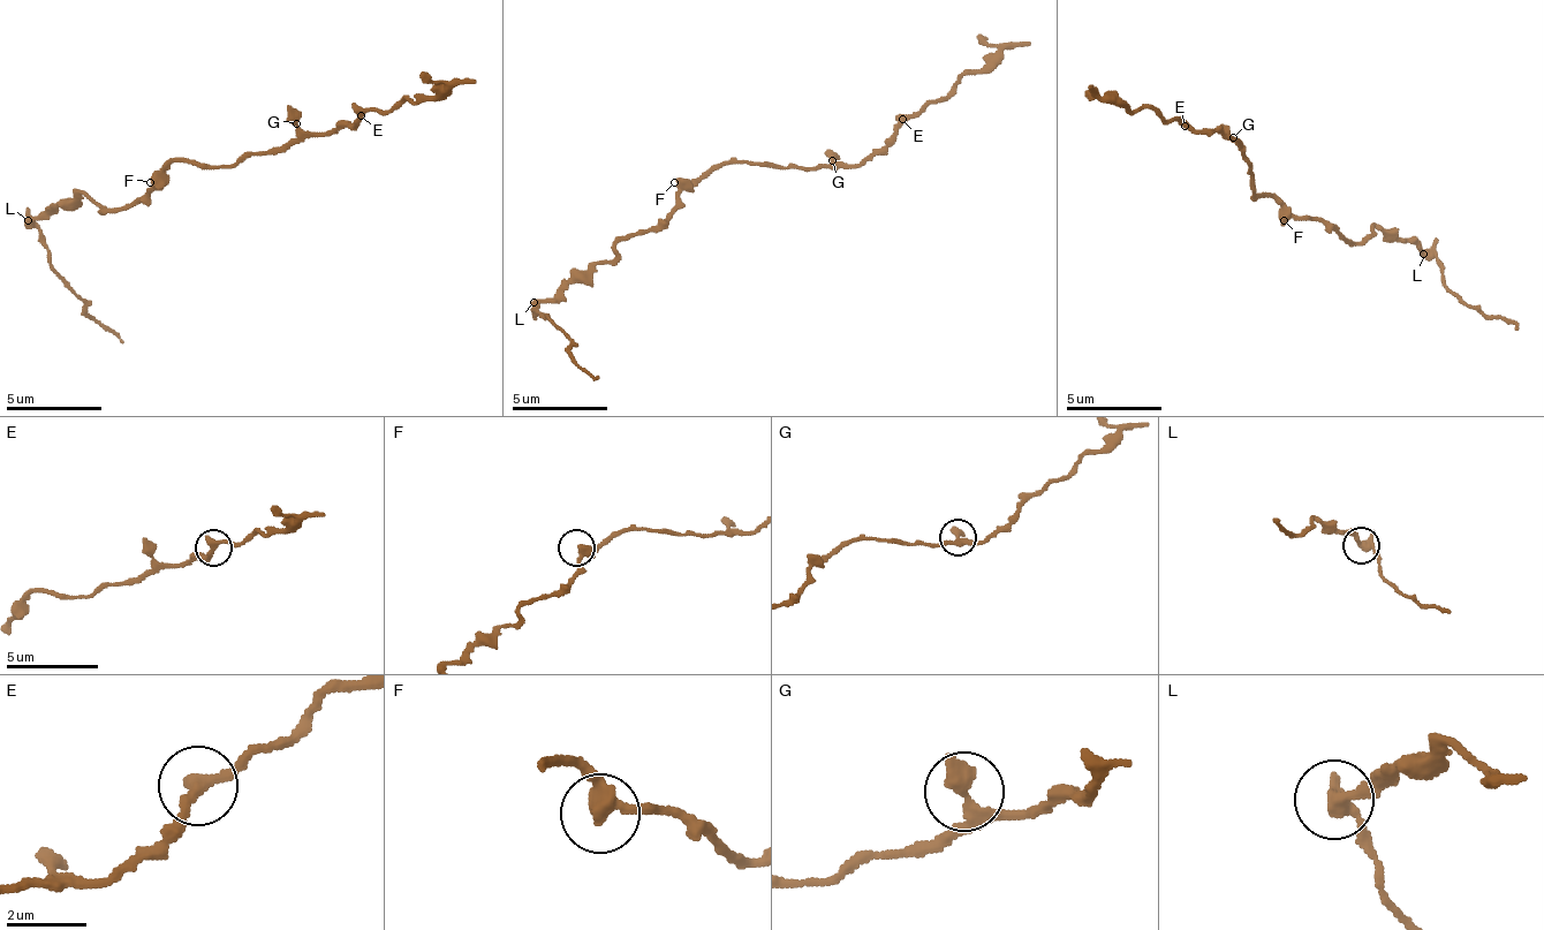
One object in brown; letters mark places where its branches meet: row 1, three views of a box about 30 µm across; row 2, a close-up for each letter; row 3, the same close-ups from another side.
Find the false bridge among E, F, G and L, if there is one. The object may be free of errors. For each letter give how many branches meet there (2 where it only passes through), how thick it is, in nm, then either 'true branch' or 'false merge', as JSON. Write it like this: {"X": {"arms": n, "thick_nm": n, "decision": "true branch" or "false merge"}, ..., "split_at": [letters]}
{"E": {"arms": 2, "thick_nm": 300, "decision": "true branch"}, "F": {"arms": 2, "thick_nm": 400, "decision": "true branch"}, "G": {"arms": 2, "thick_nm": 360, "decision": "true branch"}, "L": {"arms": 2, "thick_nm": 320, "decision": "false merge"}, "split_at": ["L"]}

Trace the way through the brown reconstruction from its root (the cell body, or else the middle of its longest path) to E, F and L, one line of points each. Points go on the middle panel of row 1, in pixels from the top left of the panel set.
E: (701, 181), (723, 164), (776, 163), (781, 168), (858, 166), (902, 119)
F: (701, 181), (680, 178), (674, 182)
L: (701, 181), (679, 195), (679, 204), (655, 227), (626, 236), (608, 263), (568, 280), (542, 301), (532, 301)

